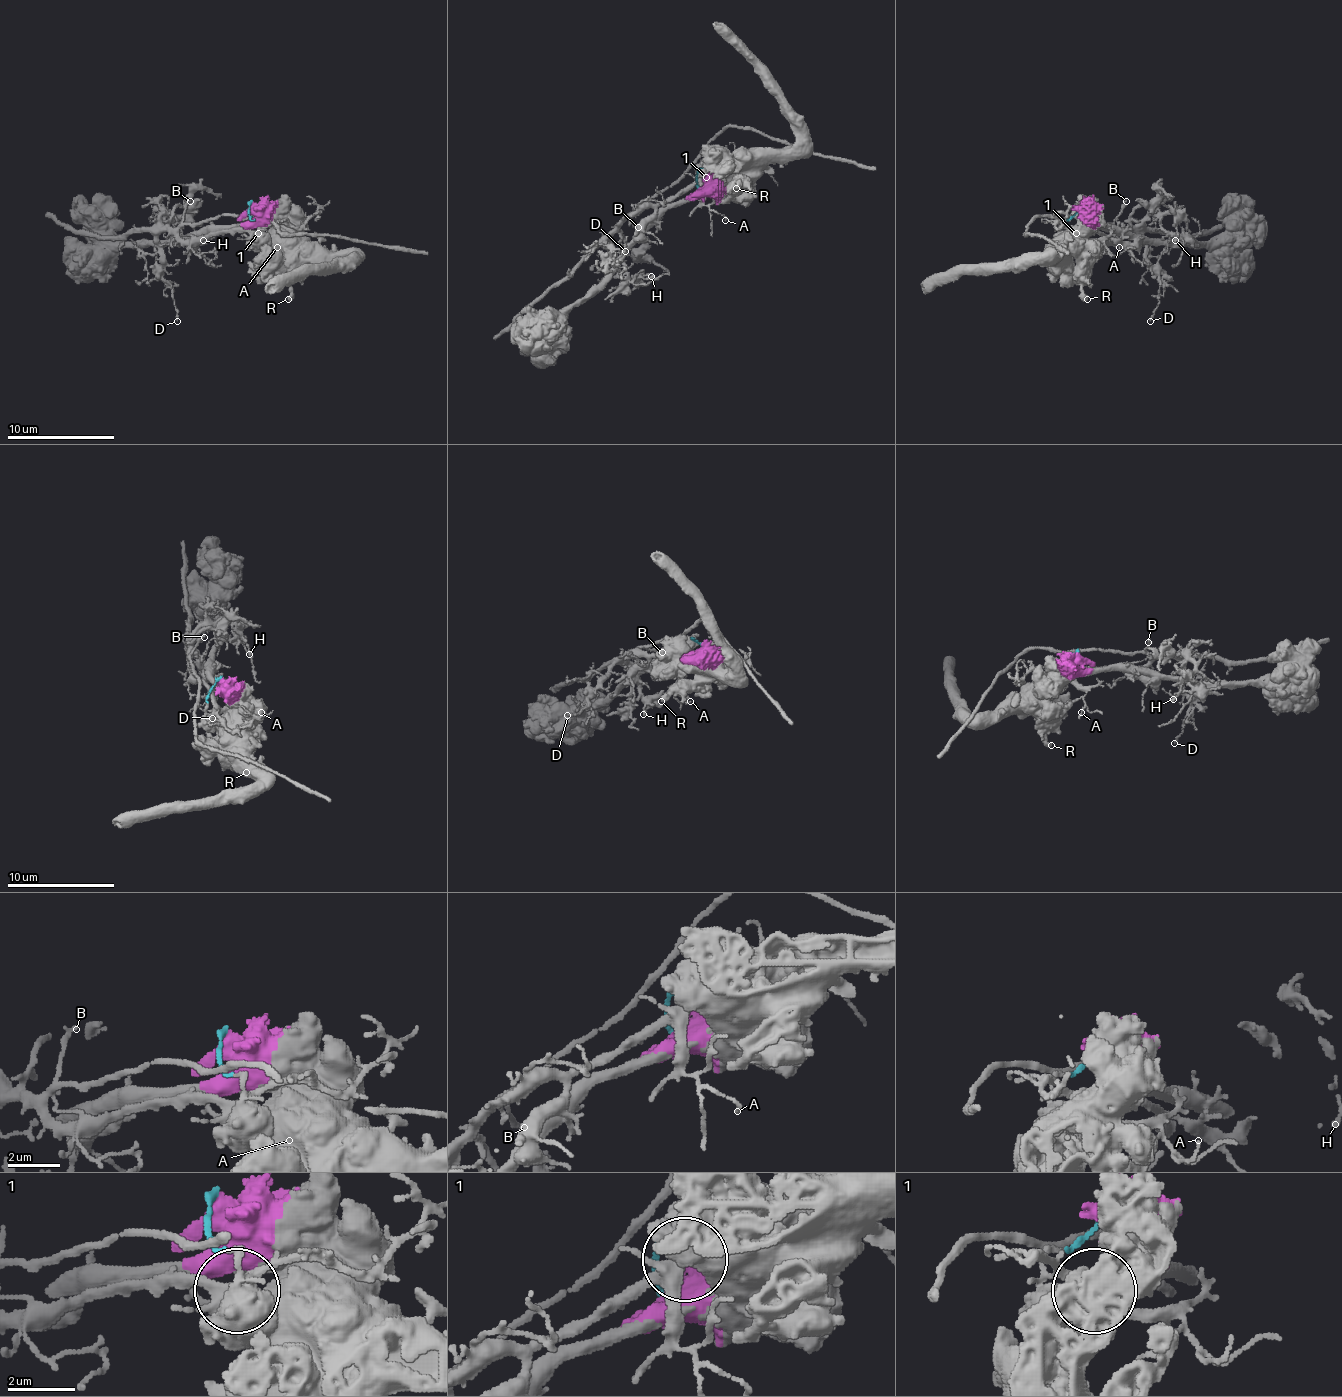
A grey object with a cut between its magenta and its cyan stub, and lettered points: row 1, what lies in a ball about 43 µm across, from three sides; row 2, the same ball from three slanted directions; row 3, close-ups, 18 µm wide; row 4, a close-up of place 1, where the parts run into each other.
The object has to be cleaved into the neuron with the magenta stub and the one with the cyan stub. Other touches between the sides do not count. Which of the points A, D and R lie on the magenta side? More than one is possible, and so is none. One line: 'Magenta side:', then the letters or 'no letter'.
Magenta side: R

